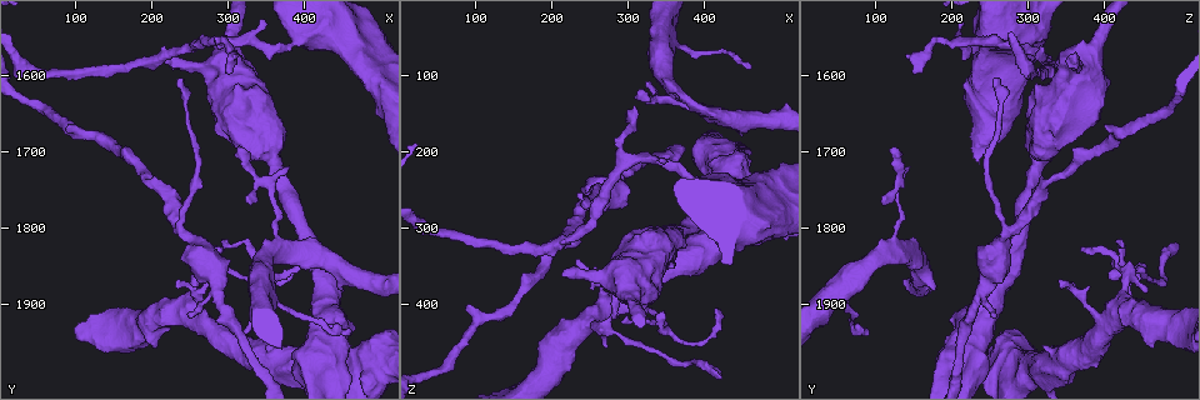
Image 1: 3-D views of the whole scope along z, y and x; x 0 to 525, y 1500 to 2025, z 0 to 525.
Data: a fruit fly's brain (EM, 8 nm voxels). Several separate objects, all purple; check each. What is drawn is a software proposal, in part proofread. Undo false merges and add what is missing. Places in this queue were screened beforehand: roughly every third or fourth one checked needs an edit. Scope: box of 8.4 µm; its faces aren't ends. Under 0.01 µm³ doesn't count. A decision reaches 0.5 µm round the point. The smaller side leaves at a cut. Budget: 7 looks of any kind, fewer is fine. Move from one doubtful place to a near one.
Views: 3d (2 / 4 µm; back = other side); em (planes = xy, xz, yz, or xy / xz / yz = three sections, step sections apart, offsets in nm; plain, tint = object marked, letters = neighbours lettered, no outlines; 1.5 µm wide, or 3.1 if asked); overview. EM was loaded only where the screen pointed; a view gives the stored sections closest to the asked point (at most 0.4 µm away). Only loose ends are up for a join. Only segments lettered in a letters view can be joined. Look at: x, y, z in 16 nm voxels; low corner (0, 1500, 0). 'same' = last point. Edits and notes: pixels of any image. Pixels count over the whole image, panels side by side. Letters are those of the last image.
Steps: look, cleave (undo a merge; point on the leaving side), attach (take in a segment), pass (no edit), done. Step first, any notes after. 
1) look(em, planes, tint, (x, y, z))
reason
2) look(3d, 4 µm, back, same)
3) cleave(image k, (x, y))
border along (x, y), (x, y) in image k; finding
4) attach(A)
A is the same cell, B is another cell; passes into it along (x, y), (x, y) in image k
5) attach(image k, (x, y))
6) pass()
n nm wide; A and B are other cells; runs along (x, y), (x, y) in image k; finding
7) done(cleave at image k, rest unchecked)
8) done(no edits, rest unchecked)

look(3d, 4 µm, (290, 1815, 425))
thin end

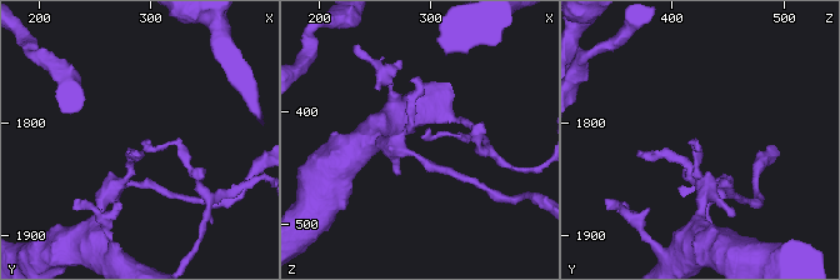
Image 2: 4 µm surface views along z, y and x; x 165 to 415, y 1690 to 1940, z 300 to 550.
look(em, planes, letters, (290, 1816, 426))

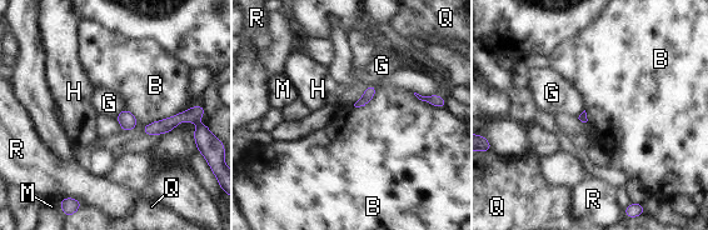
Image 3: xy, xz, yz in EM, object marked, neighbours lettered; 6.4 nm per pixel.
pass()
B, G, H, M, Q and R are other cells; border along (193, 106), (145, 125) in image 3; no lettered segment goes on from it

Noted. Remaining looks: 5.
look(em, xy, step 4, tint, (310, 1700, 120))
branch stops here

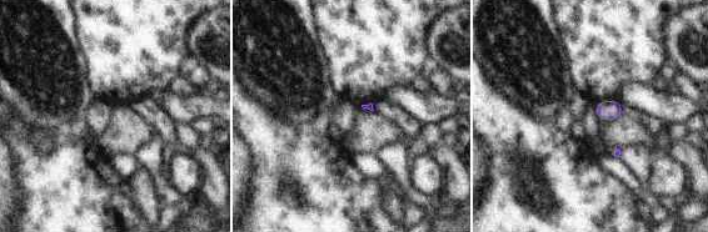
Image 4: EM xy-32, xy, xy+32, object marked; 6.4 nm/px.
look(em, yz, step 4, letters, same)

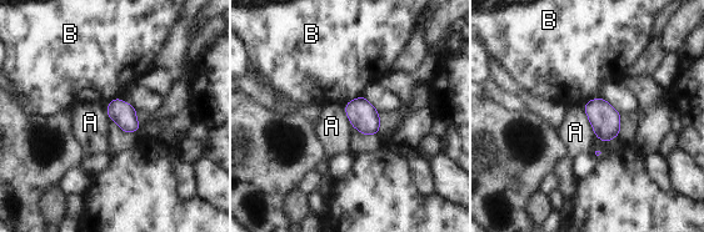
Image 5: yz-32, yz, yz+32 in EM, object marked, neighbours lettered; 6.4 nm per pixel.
pass()
150 nm wide; A and B are other cells; no lettered segment goes on from it

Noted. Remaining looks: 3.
look(3d, 4 µm, (460, 1935, 90))
free end

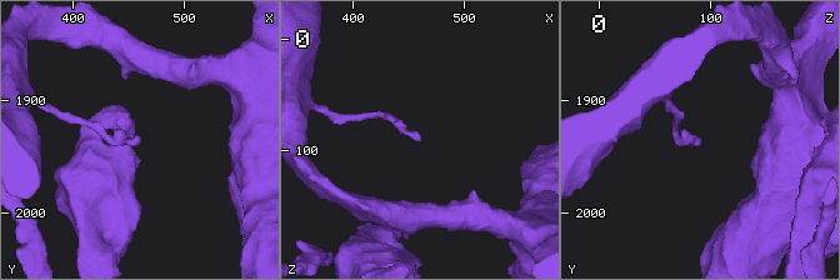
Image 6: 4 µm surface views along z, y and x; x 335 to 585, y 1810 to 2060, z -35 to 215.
look(em, yz, step 4, tint, (460, 1938, 90))

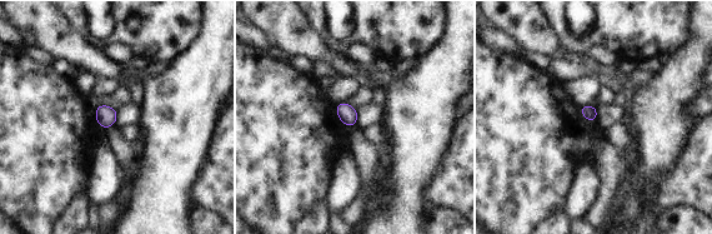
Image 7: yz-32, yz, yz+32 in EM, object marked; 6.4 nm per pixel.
look(em, planes, letters, same)

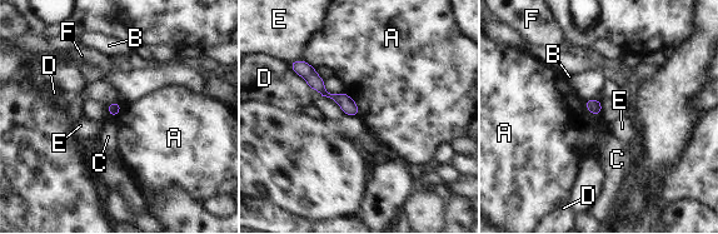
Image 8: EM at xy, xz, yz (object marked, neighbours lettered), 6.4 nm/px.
pass()
70 nm wide; A, B, C, D, E and F are other cells; no lettered segment goes on from it

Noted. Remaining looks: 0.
done(no edits, rest unchecked)

